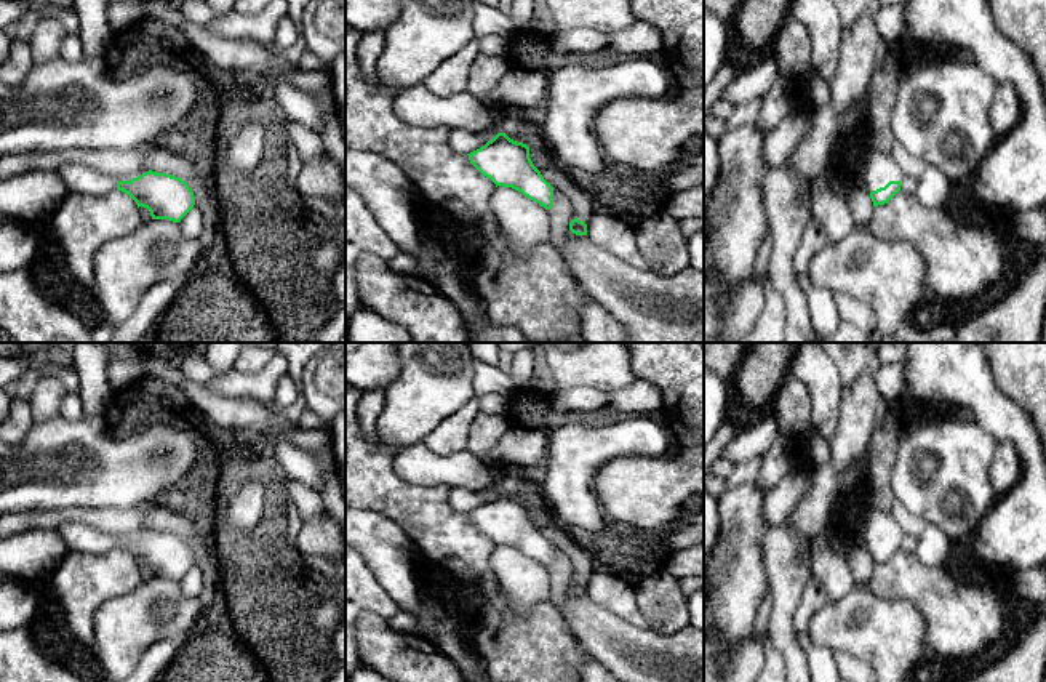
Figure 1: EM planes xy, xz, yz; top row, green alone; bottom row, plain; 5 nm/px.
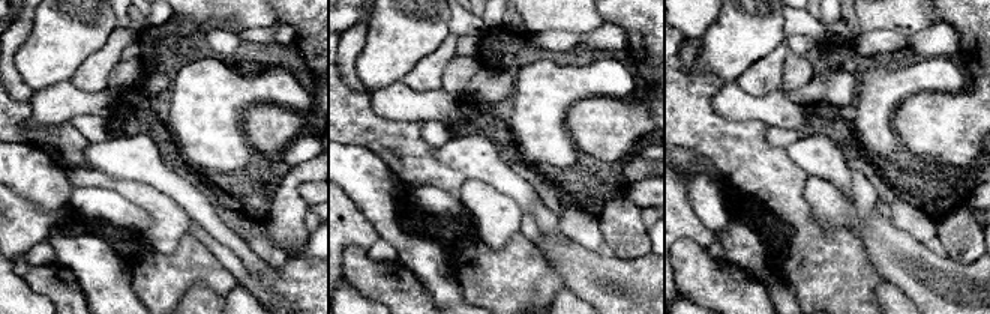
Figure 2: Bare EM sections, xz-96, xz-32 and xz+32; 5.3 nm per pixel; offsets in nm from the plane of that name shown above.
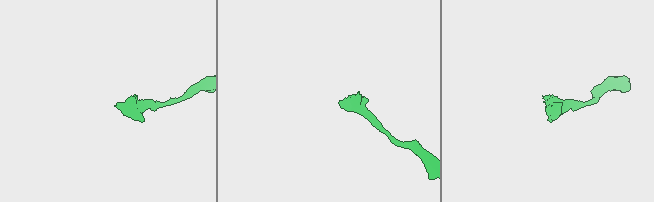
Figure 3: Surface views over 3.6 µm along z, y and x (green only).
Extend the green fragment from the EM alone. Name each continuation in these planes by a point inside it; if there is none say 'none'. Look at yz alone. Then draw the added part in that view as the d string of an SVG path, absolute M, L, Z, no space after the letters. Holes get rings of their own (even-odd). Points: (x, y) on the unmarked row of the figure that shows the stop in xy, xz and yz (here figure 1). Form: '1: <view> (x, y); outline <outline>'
1: yz (878, 527); outline M868 504L864 517L864 543L868 551L884 546L889 540L904 540L905 533L896 519Z

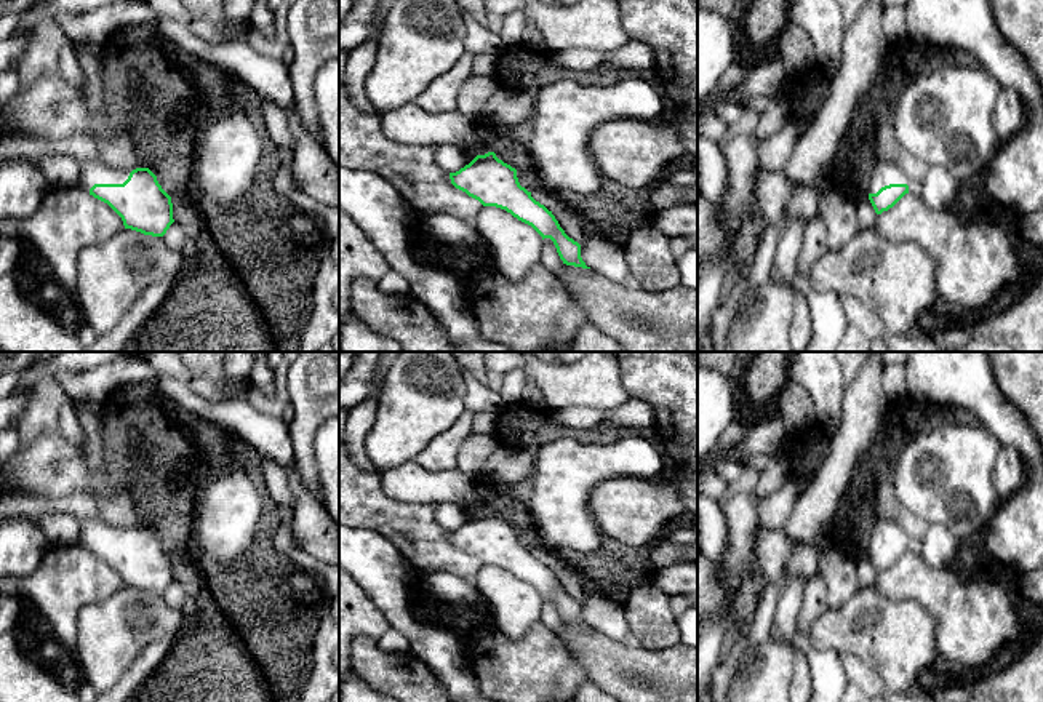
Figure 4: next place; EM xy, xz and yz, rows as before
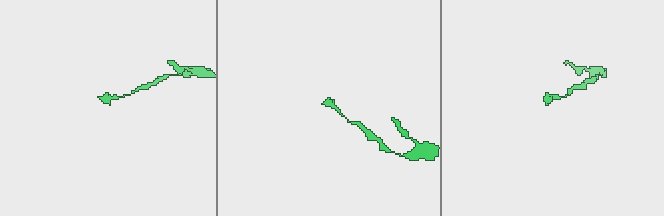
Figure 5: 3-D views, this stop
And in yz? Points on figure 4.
1: yz (883, 531); outline M877 515L875 523L872 526L872 532L869 536L867 552L877 552L881 545L889 542L909 544L910 540L912 537L897 521L886 520Z

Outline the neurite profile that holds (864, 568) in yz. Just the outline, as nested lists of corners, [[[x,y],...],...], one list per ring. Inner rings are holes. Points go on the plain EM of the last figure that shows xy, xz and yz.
[[[848,544],[849,558],[854,561],[856,574],[861,588],[872,588],[875,585],[877,571],[869,558],[867,550],[861,550]]]

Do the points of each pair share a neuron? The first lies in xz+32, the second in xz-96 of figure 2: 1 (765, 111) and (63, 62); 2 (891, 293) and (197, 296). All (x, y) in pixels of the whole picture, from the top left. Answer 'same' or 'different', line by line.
1: different
2: different

